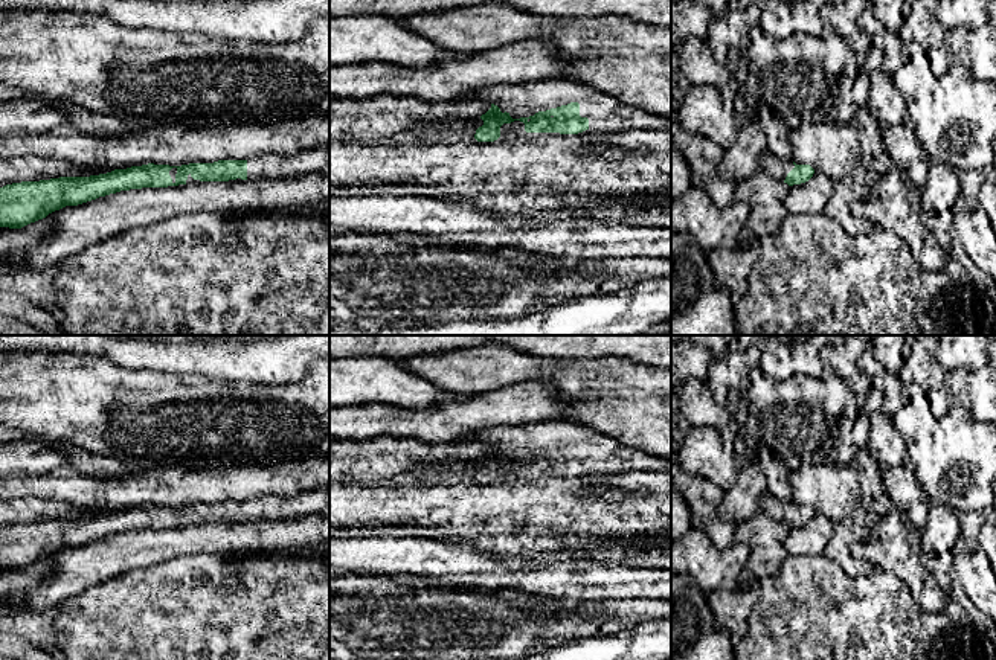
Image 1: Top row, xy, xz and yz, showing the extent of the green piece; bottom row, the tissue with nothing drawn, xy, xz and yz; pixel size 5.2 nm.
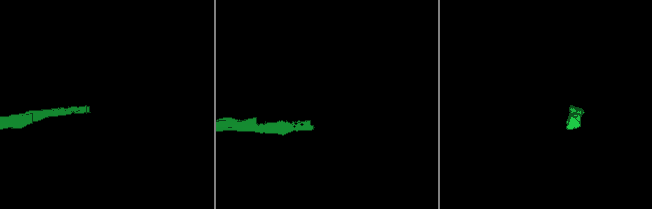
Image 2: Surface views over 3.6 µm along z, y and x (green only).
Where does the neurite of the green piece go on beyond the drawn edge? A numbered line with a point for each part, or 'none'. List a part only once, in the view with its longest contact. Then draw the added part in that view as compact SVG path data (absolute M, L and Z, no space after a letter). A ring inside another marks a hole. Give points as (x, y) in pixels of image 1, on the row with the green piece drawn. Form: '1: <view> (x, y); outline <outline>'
1: xz (606, 113); outline M564 78L494 85L470 93L464 99L494 104L512 119L529 117L538 111L578 102L580 116L589 119L589 128L601 133L613 133L622 128L671 127L671 117L653 114L592 85Z

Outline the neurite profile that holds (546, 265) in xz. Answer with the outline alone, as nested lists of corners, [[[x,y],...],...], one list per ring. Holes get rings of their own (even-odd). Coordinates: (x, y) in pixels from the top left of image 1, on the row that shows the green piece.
[[[520,253],[511,259],[514,265],[523,267],[541,276],[558,277],[563,274],[580,274],[583,277],[601,277],[586,270],[584,264],[577,259],[552,258],[548,255]]]

